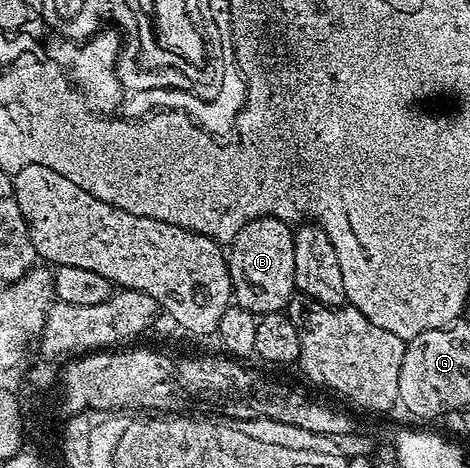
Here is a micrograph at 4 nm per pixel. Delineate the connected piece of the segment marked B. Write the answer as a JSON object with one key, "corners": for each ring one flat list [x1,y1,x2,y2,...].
{"corners":[[273,216,254,218,236,237,226,252,232,294,239,307,250,310,259,318,271,312,283,312,297,295,294,282,293,225]]}

